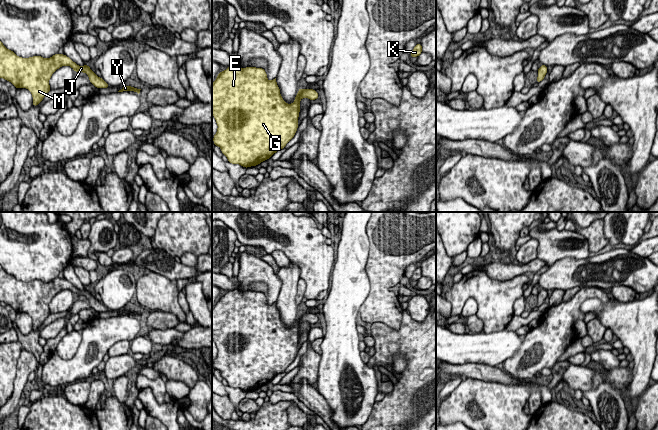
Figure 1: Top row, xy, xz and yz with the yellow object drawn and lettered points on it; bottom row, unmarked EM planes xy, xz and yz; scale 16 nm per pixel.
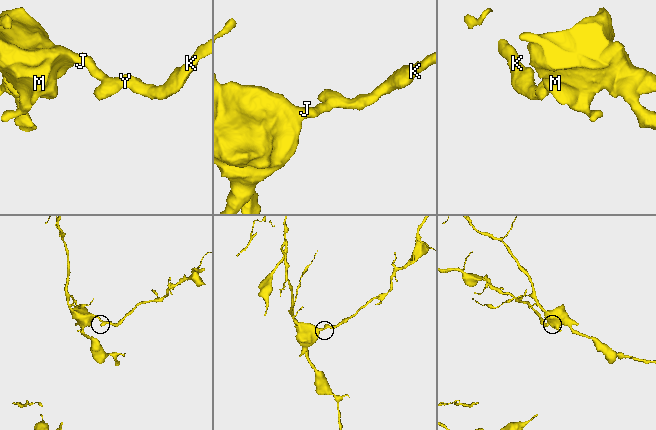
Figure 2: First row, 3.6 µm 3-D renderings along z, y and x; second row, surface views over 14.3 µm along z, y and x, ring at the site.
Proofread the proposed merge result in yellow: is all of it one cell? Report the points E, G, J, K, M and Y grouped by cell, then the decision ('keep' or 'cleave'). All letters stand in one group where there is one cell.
E G J K M Y | keep

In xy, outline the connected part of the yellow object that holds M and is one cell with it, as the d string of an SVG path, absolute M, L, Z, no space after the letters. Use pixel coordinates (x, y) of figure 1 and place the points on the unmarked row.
M0 265L0 302L10 305L17 313L28 313L33 321L32 330L37 330L51 314L49 304L52 298L62 290L70 290L77 297L87 297L90 307L97 312L109 309L98 301L86 288L79 290L65 278L54 278L50 282L33 280L22 282L7 273Z

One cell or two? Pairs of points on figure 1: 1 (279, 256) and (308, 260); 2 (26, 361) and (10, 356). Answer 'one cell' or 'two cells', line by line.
1: two cells
2: two cells

